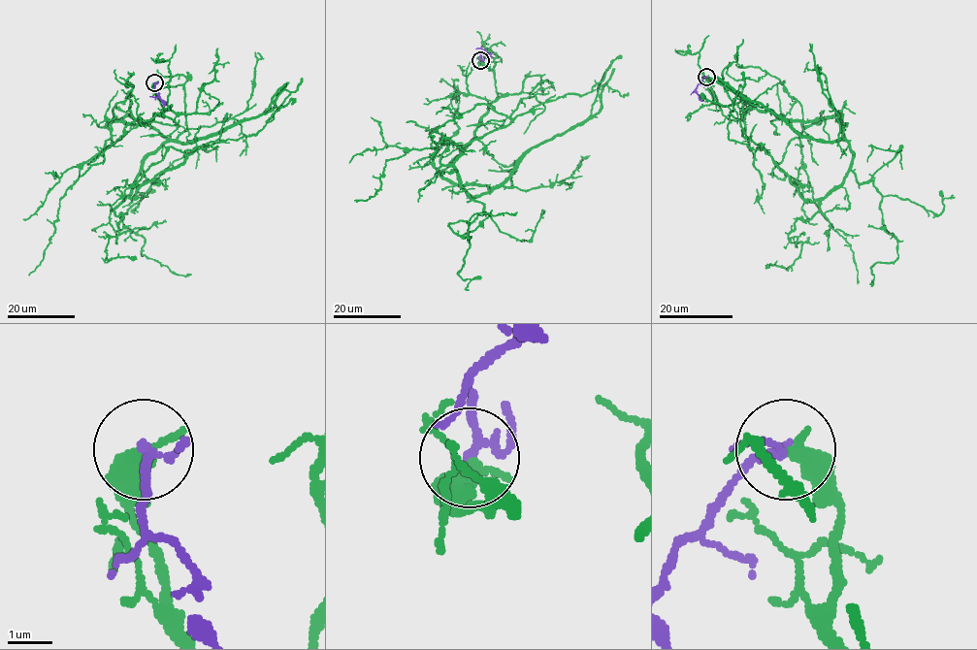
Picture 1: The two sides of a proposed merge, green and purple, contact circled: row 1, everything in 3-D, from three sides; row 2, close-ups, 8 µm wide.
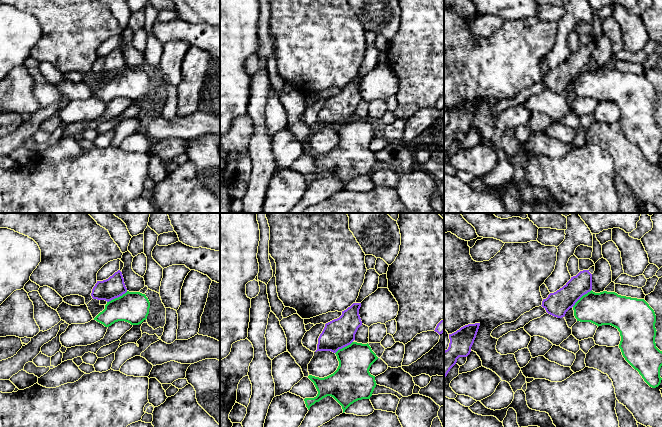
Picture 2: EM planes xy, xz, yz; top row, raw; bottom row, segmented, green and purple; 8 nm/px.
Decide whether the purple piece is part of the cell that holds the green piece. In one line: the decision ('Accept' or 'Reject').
Reject

